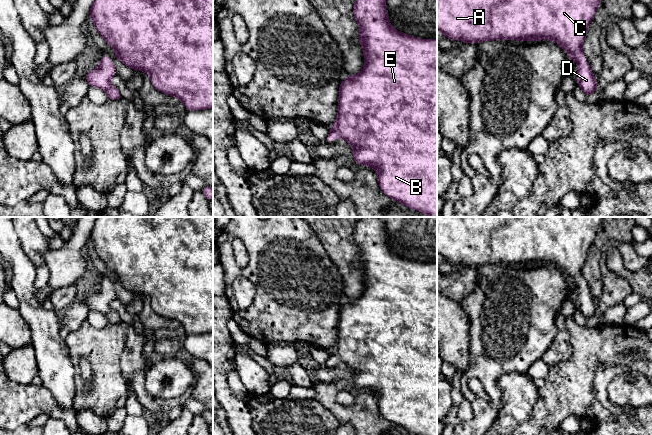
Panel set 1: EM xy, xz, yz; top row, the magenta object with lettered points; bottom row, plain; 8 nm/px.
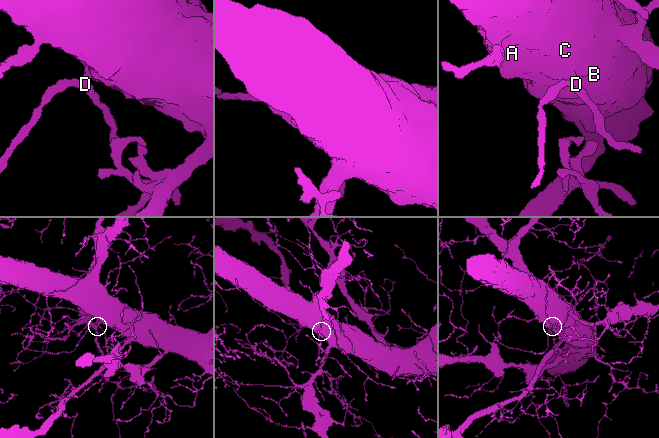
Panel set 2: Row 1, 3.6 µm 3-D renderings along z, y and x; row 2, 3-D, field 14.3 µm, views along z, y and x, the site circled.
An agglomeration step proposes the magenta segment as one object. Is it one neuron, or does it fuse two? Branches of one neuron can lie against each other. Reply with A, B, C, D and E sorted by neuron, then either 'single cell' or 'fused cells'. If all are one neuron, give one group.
A B C D E | single cell

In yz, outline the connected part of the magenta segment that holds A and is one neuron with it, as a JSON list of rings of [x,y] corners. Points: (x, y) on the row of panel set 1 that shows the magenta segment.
[[[437,0],[437,29],[444,37],[476,44],[488,40],[553,40],[578,63],[578,86],[590,97],[597,88],[596,78],[585,60],[582,43],[602,0]]]

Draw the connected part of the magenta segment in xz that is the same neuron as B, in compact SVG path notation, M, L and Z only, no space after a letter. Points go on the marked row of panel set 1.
M356 0L353 14L360 24L360 35L357 41L363 44L365 65L359 74L347 75L340 84L338 117L334 125L330 127L329 136L325 142L333 143L335 137L347 140L353 149L353 161L377 171L378 183L383 193L408 208L427 213L429 217L437 217L437 39L419 39L395 30L388 20L385 0Z

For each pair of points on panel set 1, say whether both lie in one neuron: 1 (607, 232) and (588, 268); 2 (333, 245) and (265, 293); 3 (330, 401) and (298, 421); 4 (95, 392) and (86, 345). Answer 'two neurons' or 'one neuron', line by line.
1: one neuron
2: two neurons
3: two neurons
4: one neuron

